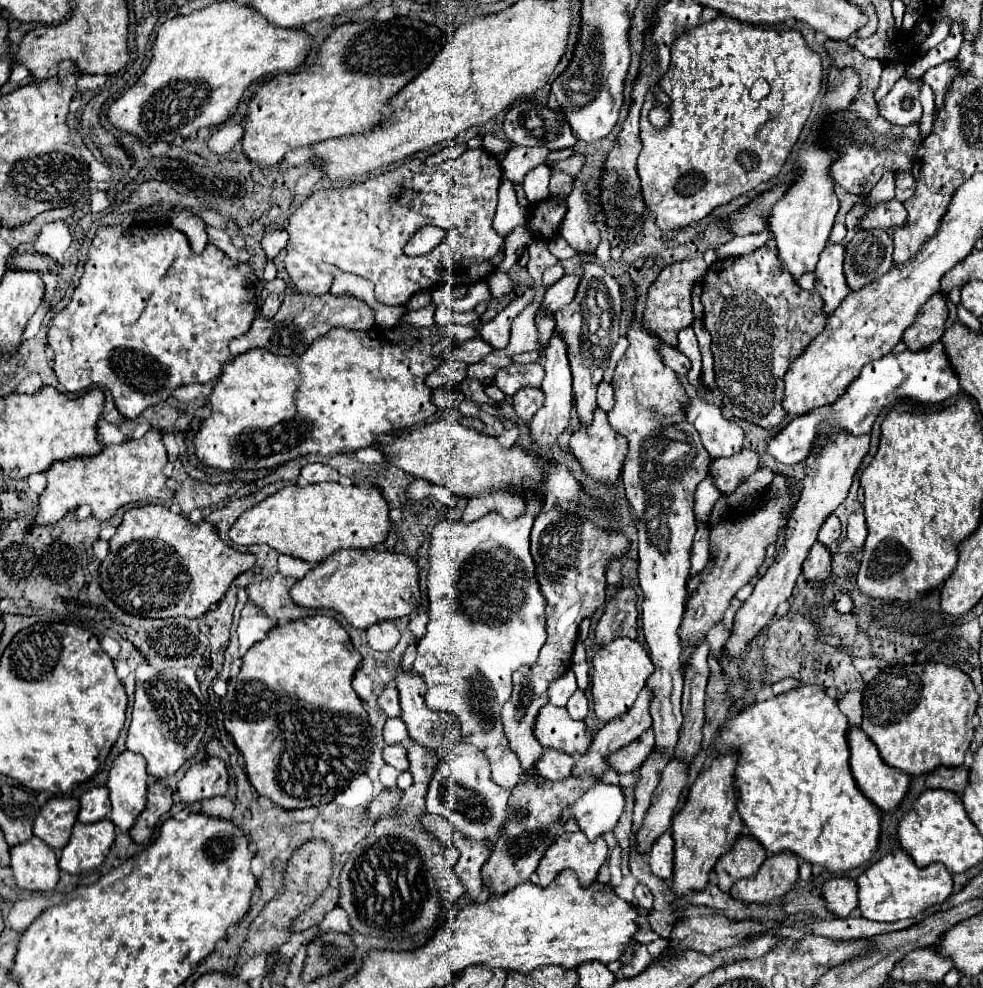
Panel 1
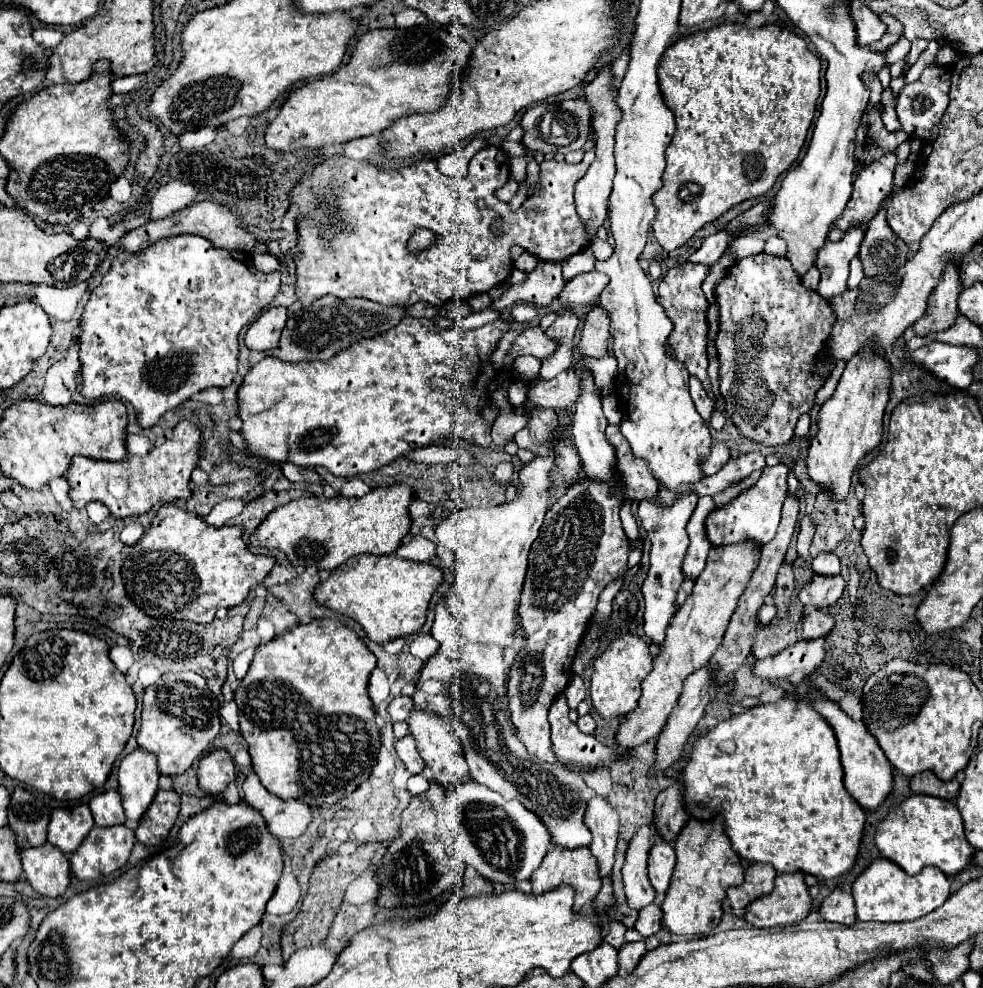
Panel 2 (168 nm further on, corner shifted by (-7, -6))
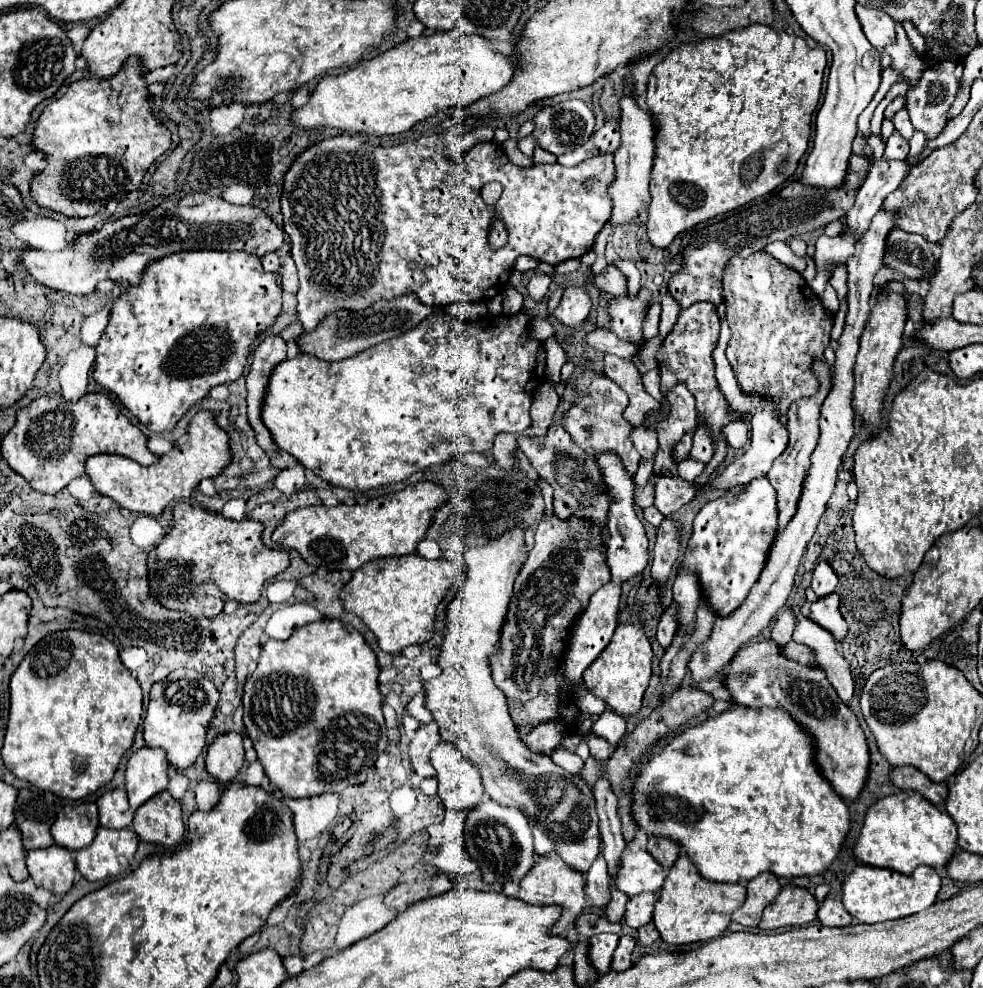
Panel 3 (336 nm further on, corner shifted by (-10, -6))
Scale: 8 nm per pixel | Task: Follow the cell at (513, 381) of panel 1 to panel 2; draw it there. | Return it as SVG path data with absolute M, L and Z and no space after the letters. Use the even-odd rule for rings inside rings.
M574 370L562 372L554 380L538 380L528 384L526 400L532 406L542 406L542 408L552 408L552 410L568 410L574 412L578 396L578 380Z

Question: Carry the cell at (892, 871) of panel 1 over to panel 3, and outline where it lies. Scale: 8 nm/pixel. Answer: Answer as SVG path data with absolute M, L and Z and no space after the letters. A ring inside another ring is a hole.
M859 864L843 882L843 906L861 924L875 924L885 920L897 920L917 914L931 904L935 904L937 892L941 888L941 878L931 866L919 866L911 876L903 876L895 870L871 868Z

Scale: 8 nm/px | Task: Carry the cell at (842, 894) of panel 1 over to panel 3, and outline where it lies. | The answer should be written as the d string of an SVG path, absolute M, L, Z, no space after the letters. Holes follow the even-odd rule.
M833 892L821 902L817 910L817 920L823 926L849 926L853 922L853 916L843 908L841 894Z

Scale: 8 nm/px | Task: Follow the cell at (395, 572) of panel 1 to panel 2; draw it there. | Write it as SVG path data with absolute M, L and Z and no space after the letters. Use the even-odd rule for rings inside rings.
M358 554L332 570L330 578L314 588L312 598L334 612L354 618L372 642L384 644L388 640L414 634L424 626L428 602L440 582L440 568L428 562L412 562L398 558L396 554Z

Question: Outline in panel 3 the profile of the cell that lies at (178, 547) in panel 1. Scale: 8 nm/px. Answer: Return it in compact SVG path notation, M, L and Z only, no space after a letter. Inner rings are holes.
M179 502L173 508L173 516L177 518L175 526L147 558L151 592L171 610L215 618L223 610L225 600L257 602L263 584L291 564L287 552L263 544L261 522L249 518L229 520L187 502Z

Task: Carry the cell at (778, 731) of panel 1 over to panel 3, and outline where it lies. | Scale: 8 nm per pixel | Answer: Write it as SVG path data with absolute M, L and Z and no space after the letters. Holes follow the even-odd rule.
M731 706L719 716L711 716L699 726L683 730L679 736L671 738L665 746L653 752L647 760L639 764L637 778L631 788L631 814L637 826L647 836L661 836L677 842L683 854L695 864L699 874L711 882L729 882L729 884L743 884L747 886L761 872L771 872L779 880L791 880L795 876L811 876L821 874L841 852L841 844L849 832L849 810L843 800L835 794L831 784L821 776L815 764L815 750L811 746L811 736L781 708L743 708Z

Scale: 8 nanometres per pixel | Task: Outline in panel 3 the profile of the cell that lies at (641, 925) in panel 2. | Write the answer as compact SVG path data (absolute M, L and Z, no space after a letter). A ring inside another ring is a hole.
M653 922L645 924L643 928L639 928L639 942L641 942L643 946L651 946L657 938L659 938L659 932L657 932L657 928L653 926Z

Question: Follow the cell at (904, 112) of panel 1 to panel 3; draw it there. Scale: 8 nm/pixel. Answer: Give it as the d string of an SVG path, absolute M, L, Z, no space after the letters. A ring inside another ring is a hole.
M945 60L939 62L931 68L927 68L919 80L919 84L915 88L909 88L907 92L907 110L911 116L911 122L917 130L925 132L927 138L935 138L947 124L947 110L951 106L951 102L955 100L957 88L959 88L959 80L963 74L963 62L959 60Z

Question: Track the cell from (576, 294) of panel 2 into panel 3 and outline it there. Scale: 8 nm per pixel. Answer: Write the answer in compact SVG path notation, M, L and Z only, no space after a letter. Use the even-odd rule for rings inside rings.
M607 265L599 276L593 276L593 284L613 296L623 296L627 292L627 276L614 265Z

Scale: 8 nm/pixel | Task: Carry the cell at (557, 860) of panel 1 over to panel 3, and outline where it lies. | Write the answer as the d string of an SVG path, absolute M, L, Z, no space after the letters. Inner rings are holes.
M555 852L545 854L545 856L537 856L533 868L519 882L519 894L517 894L517 898L521 902L527 902L527 904L539 904L539 906L543 906L543 904L557 904L557 906L561 906L561 916L555 922L555 926L551 928L551 934L559 936L559 934L565 932L565 928L569 924L575 922L575 916L579 912L583 912L583 908L587 906L585 878L579 872L573 872Z

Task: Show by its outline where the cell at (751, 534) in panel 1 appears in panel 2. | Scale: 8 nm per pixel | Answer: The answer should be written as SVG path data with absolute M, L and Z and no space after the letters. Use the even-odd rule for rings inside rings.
M730 544L724 548L710 548L704 572L698 576L688 600L678 608L676 616L672 618L666 630L666 642L654 660L654 670L642 682L642 698L638 702L638 708L624 716L616 730L616 744L620 748L632 750L662 732L668 714L672 712L682 694L684 680L692 672L704 668L710 662L714 650L718 648L726 632L728 620L736 610L738 598L748 586L756 564L760 564L760 550L762 544Z

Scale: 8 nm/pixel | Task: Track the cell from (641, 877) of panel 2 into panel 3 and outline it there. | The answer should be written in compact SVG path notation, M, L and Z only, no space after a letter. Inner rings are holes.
M645 892L645 894L629 898L627 912L625 912L625 918L623 918L625 924L631 926L631 928L641 928L643 924L651 922L653 908L655 908L657 900L659 900L657 892Z

